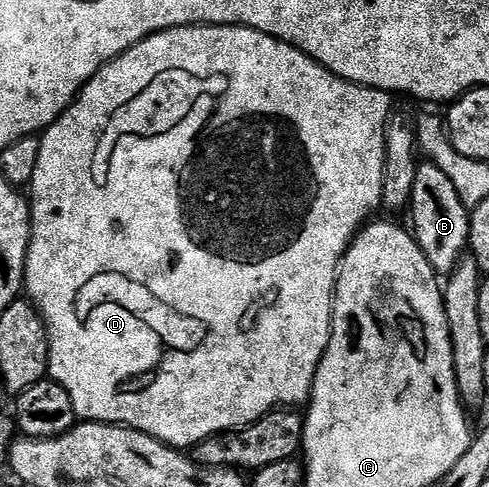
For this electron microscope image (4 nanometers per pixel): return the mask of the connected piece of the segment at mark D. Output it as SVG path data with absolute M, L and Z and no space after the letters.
M200 25L200 26L174 26L174 27L172 27L172 29L170 29L170 30L162 30L162 31L160 31L160 33L158 33L158 34L153 34L153 35L152 35L152 36L148 36L148 37L147 37L147 38L145 38L145 39L144 39L144 40L143 40L143 42L138 42L138 43L137 43L137 44L135 44L135 45L134 45L134 47L133 47L133 48L131 48L131 49L130 49L130 50L125 50L125 51L124 51L124 53L123 53L123 54L122 54L122 55L121 55L121 56L119 56L119 58L114 58L114 59L113 59L113 60L111 60L111 61L110 61L110 62L107 62L107 63L106 63L106 65L104 65L104 66L101 66L101 68L100 68L100 69L98 69L98 71L97 71L97 72L96 72L96 76L92 76L92 80L88 80L88 84L87 84L87 85L86 85L86 86L85 86L85 88L83 88L83 89L82 89L82 91L80 91L80 93L79 93L79 94L78 94L78 97L77 97L77 98L75 98L75 100L74 100L74 102L73 102L73 103L72 103L72 104L71 104L71 105L70 105L70 106L69 106L69 108L68 108L68 109L66 109L66 110L65 110L65 111L64 111L64 112L63 112L63 114L61 114L61 115L60 115L60 117L58 117L58 118L57 118L57 119L56 119L56 120L55 120L55 122L54 122L54 123L53 123L53 124L52 124L52 125L50 125L50 126L48 126L48 127L46 127L46 129L45 129L45 130L43 130L43 131L41 131L41 134L40 134L40 137L41 137L41 140L42 140L42 143L41 143L41 144L40 144L40 160L36 160L36 172L35 172L35 173L34 173L34 175L33 175L33 176L32 176L32 180L31 180L31 181L30 181L30 184L29 184L29 187L28 187L28 201L29 201L29 204L30 204L30 243L29 243L29 244L28 244L28 256L27 256L27 257L26 257L26 277L25 277L25 279L24 279L24 294L25 294L25 297L26 297L26 298L27 298L27 299L29 299L29 301L31 301L31 302L33 302L33 303L34 303L34 306L35 306L35 307L36 307L36 309L38 309L38 310L39 310L39 312L40 312L40 313L42 313L42 319L43 319L43 320L44 320L44 324L45 324L45 325L46 325L46 334L47 334L47 335L48 335L48 336L49 336L49 338L50 338L50 365L49 365L49 367L48 367L48 374L49 374L49 377L51 377L51 378L53 378L53 379L54 379L54 381L56 381L56 382L58 382L58 383L59 383L59 384L61 384L61 385L62 385L62 386L63 386L63 387L64 387L64 388L68 388L68 396L72 396L72 397L73 397L73 398L74 398L74 412L75 412L75 415L77 415L77 417L78 417L78 418L79 418L79 419L81 419L81 421L84 421L84 422L111 422L111 424L113 424L113 425L114 425L114 426L130 426L130 427L132 427L132 428L133 428L133 429L134 429L134 430L139 430L139 431L140 431L140 432L144 432L144 433L145 433L145 434L147 434L147 435L148 435L148 436L152 436L152 437L153 437L153 438L155 438L155 439L156 439L156 440L160 440L160 441L161 441L161 442L164 442L164 443L166 443L166 445L168 445L168 446L173 446L173 447L175 447L175 448L193 448L193 447L195 447L195 446L197 446L197 445L198 445L198 443L200 443L200 442L202 442L202 441L203 441L203 440L205 440L205 438L211 438L211 437L212 437L212 436L213 436L213 434L222 434L222 433L224 433L224 432L225 432L225 431L226 431L226 430L236 430L236 429L238 429L238 427L240 427L240 426L247 426L247 425L248 425L248 424L252 424L252 423L253 423L253 422L255 422L255 421L256 421L256 420L260 420L260 416L264 416L264 415L265 415L265 414L266 414L266 413L267 413L267 412L268 412L268 411L270 411L270 410L276 410L276 409L279 409L279 408L298 408L298 407L301 407L301 406L302 406L302 405L303 405L303 404L306 404L306 403L309 403L309 401L310 401L310 393L311 393L311 392L312 392L312 388L313 388L313 387L314 387L314 377L315 377L315 376L316 376L316 372L317 372L317 371L318 371L318 365L319 365L319 364L320 364L320 360L321 360L321 359L322 359L322 357L323 357L323 356L324 356L324 352L325 352L325 351L326 351L326 349L327 349L327 348L328 348L328 340L329 340L329 339L330 339L330 325L331 325L331 324L332 324L332 320L333 320L333 319L334 319L334 285L336 285L336 283L337 283L337 282L338 282L338 265L339 265L339 264L341 264L341 263L342 263L342 257L344 257L344 255L345 255L345 254L346 254L346 250L347 250L347 249L348 249L348 247L350 247L350 241L352 241L352 240L353 240L353 238L354 238L354 236L355 236L355 234L357 234L357 233L358 233L358 231L359 231L359 230L361 230L361 229L362 229L362 227L363 227L363 226L365 226L365 225L366 225L366 223L367 223L367 222L369 222L369 221L371 221L371 218L372 218L372 215L373 215L373 214L370 214L370 213L372 213L372 212L373 212L373 210L374 210L374 209L376 209L376 208L377 208L377 209L379 209L379 207L381 207L381 206L382 206L382 181L383 181L383 180L384 180L384 156L385 156L385 155L386 155L386 122L387 122L387 120L388 120L388 119L389 119L389 118L390 118L390 115L391 115L391 113L392 113L392 105L391 105L391 106L390 106L390 98L391 98L391 95L390 95L390 94L389 94L389 93L387 93L387 91L385 91L385 90L374 90L374 89L373 89L373 88L371 88L371 86L361 86L361 85L360 85L360 84L356 84L356 83L355 83L355 82L349 82L349 81L348 81L348 80L344 80L344 79L343 79L343 78L341 78L341 77L340 77L340 76L336 76L336 75L335 75L335 74L333 74L333 73L332 73L332 71L330 71L330 70L329 70L329 69L328 69L328 68L324 68L324 67L323 67L323 66L322 66L322 65L321 65L321 64L319 64L319 62L317 62L317 61L316 61L316 60L312 60L312 59L311 59L311 58L310 58L310 57L308 57L308 55L306 55L306 54L305 54L305 53L304 53L304 52L300 52L300 51L299 51L299 50L297 50L297 48L296 48L296 47L295 47L295 46L289 46L289 45L288 45L288 44L287 44L287 42L281 42L281 40L280 40L280 39L278 39L278 38L273 38L273 37L272 37L272 36L268 36L268 35L267 35L267 34L265 34L265 33L264 33L264 32L260 32L260 31L259 31L259 30L253 30L253 29L252 29L252 28L248 28L248 27L247 27L247 26L204 26L204 25Z

